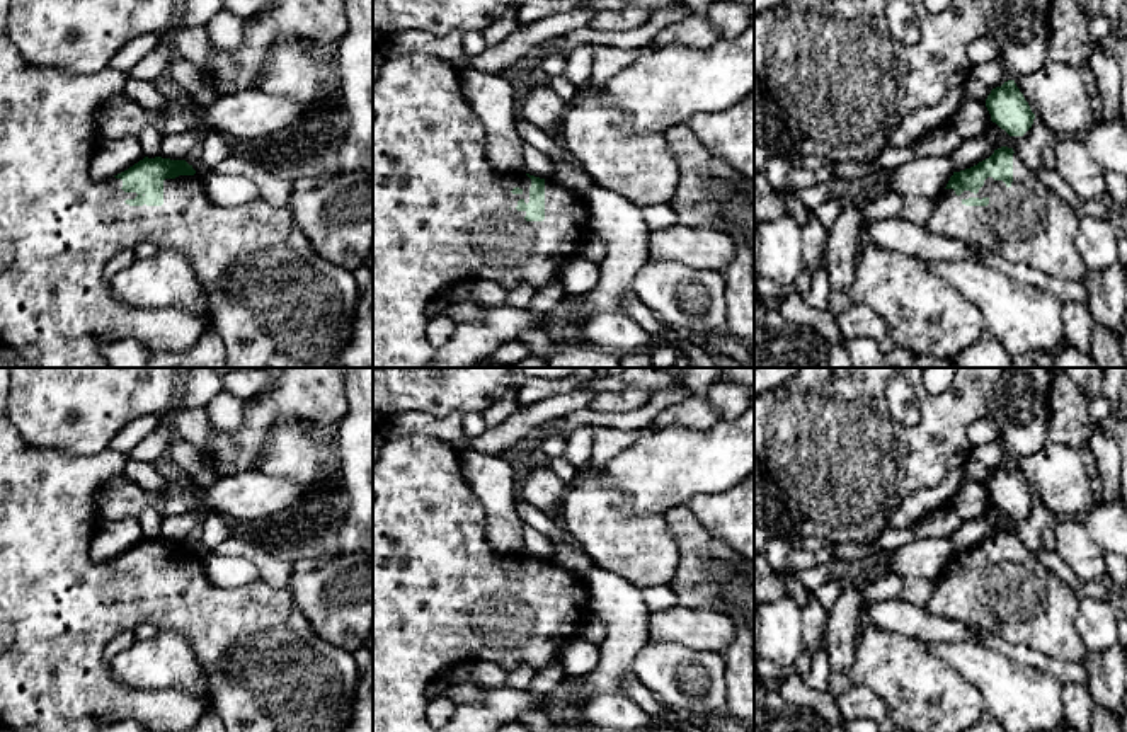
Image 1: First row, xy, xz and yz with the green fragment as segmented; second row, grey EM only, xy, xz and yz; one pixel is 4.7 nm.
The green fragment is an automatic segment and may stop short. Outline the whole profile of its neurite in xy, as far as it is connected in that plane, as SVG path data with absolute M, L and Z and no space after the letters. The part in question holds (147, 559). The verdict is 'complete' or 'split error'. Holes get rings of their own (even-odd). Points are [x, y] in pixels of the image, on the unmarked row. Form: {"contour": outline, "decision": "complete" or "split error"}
{"contour": "M0 400L0 725L14 732L102 732L104 725L129 718L141 723L148 732L186 732L197 723L208 708L213 708L226 732L342 732L352 715L361 671L351 652L325 642L313 632L305 615L296 608L289 587L276 589L260 574L257 580L242 587L221 589L209 580L201 558L186 541L145 538L111 560L95 562L92 558L90 545L100 524L95 492L107 477L123 475L126 463L124 453L112 449L66 455L58 449L29 446L7 420L5 400ZM141 623L153 623L158 630L177 630L191 640L197 664L208 678L204 695L191 695L180 689L136 691L112 679L109 661L104 657L106 645L117 633L133 632Z", "decision": "split error"}

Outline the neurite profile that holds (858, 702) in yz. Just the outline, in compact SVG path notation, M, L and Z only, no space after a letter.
M853 684L836 698L836 705L846 722L855 718L870 718L880 723L884 718L890 718L889 705L867 686Z

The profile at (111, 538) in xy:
M136 518L100 521L90 545L92 558L95 562L111 560L143 540L145 536Z

